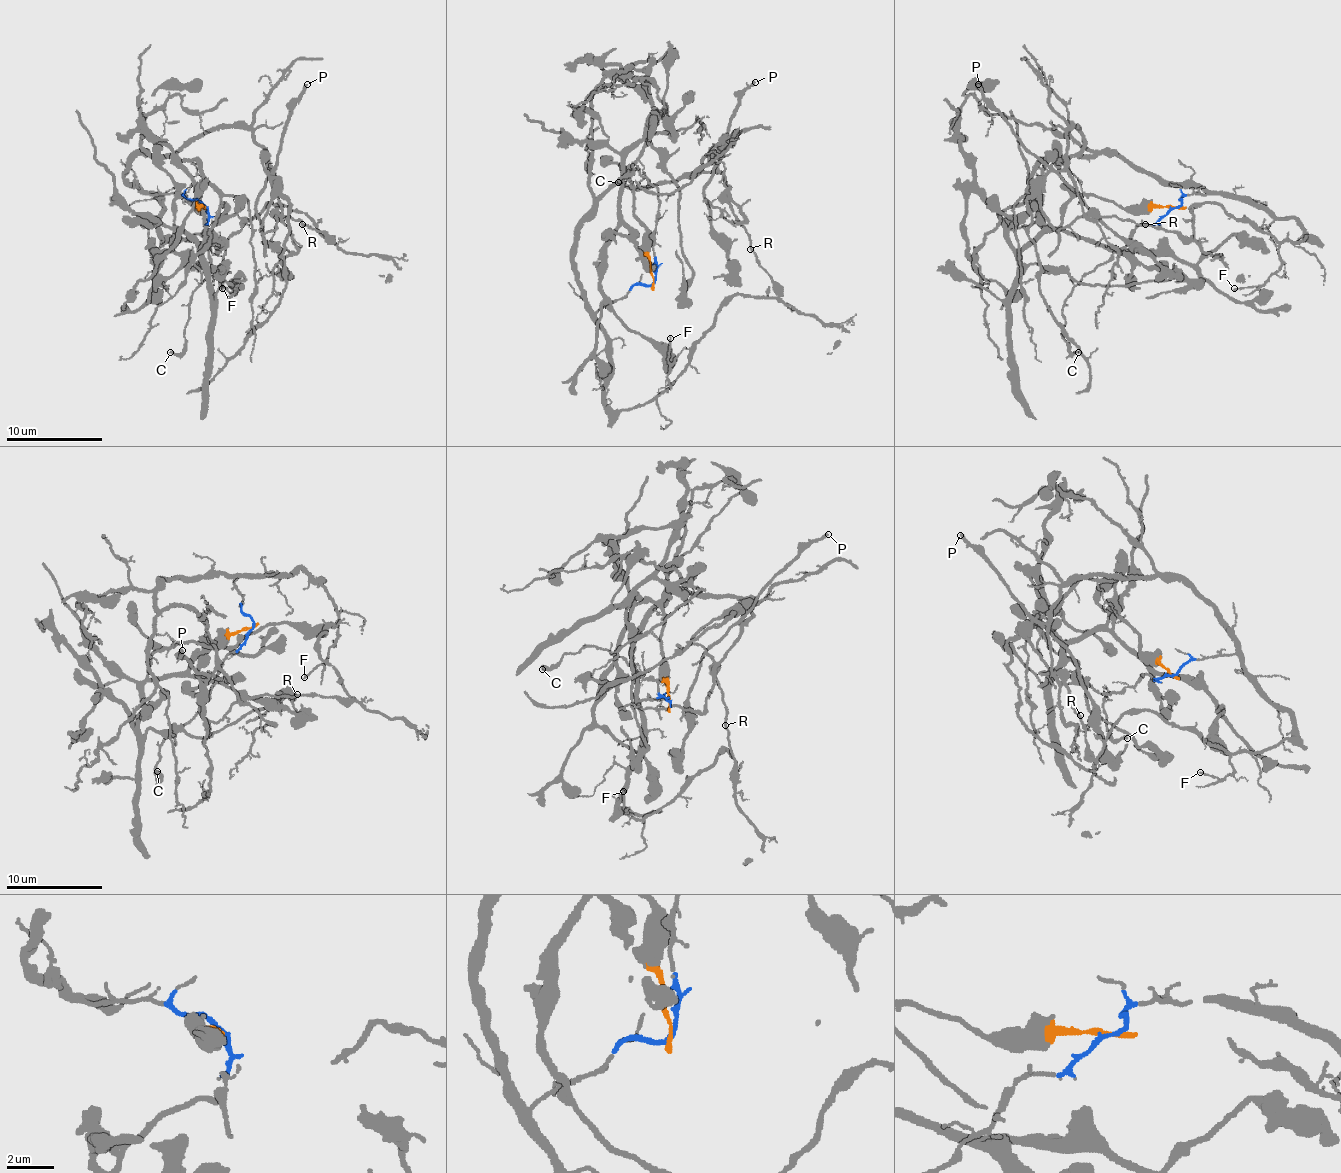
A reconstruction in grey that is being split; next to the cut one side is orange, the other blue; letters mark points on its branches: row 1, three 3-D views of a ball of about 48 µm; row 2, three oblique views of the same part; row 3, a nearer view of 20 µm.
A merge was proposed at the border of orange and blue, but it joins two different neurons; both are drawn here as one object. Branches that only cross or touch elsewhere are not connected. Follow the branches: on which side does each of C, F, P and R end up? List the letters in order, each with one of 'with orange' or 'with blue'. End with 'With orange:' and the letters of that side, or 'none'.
C: with blue
F: with blue
P: with blue
R: with blue
With orange: none

